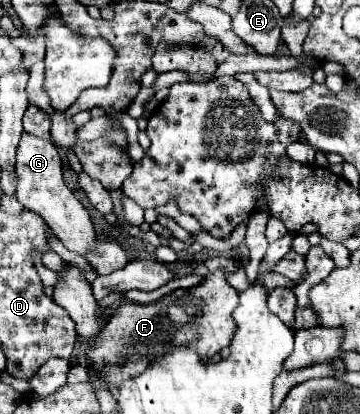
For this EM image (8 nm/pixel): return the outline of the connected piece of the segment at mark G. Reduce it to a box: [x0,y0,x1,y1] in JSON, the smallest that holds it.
[17,133,95,255]

